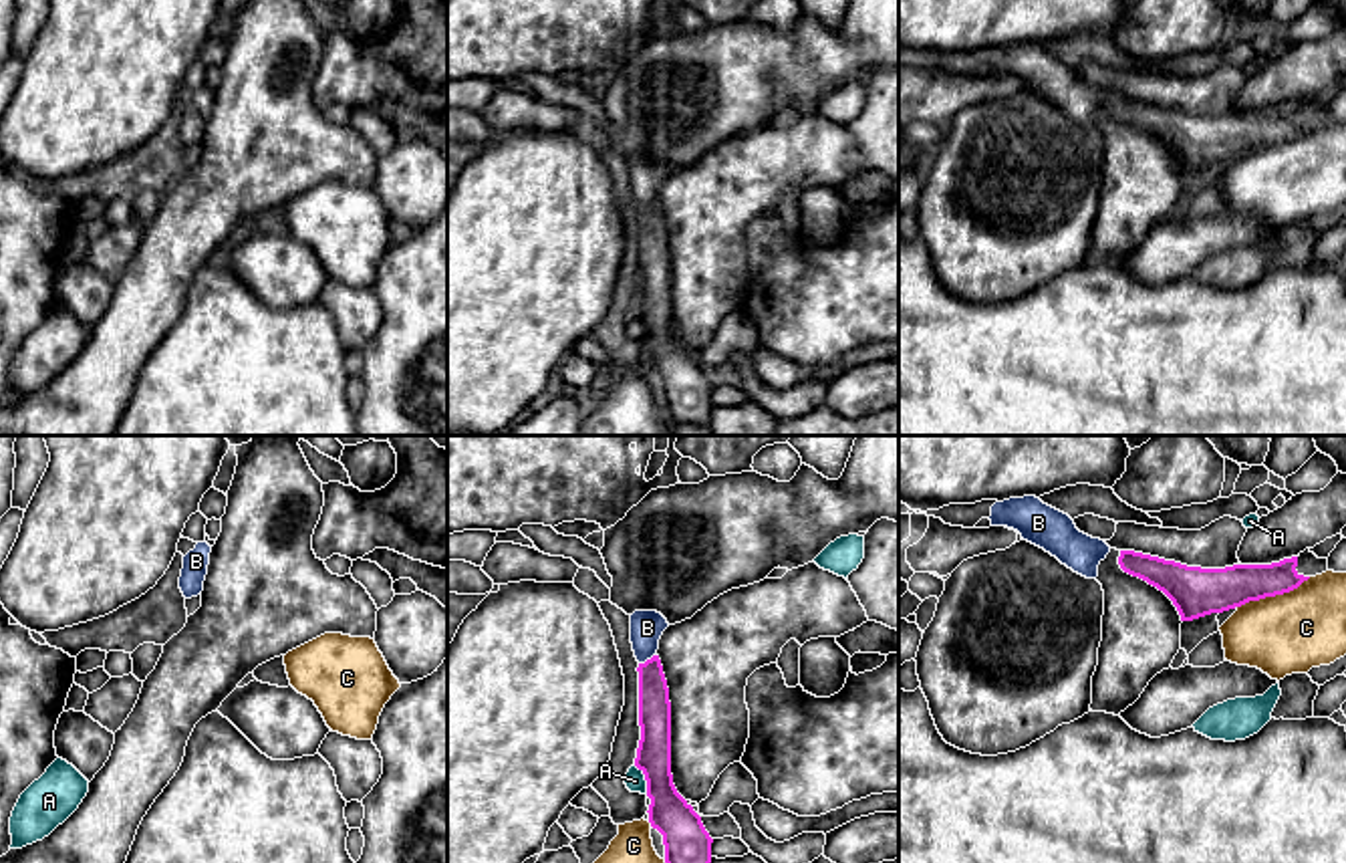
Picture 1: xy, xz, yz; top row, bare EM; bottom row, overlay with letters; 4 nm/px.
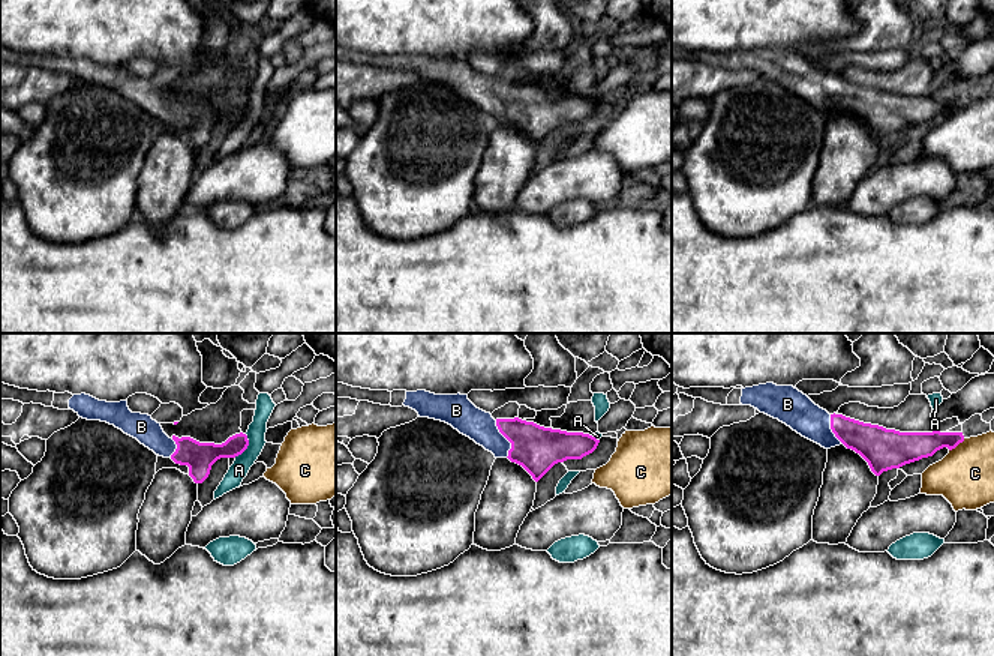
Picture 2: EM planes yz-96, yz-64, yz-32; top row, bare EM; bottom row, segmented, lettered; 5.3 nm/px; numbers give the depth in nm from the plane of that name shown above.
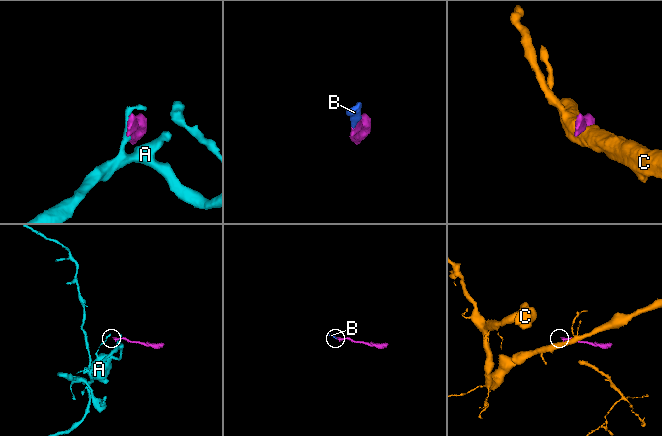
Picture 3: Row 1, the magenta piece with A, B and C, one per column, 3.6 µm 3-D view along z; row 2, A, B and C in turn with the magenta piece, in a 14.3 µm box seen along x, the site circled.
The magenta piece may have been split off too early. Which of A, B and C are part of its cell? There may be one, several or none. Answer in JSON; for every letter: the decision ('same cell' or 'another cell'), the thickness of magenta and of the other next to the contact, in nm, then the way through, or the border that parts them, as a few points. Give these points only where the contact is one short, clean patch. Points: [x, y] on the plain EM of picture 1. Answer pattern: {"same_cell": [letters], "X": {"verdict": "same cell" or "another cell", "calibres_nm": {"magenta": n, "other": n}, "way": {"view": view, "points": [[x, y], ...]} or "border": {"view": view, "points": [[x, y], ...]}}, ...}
{"same_cell": ["B"], "A": {"verdict": "another cell", "calibres_nm": {"magenta": 170, "other": 80}, "border": {"view": "xz", "points": [[633, 313], [643, 323], [647, 341]]}}, "B": {"verdict": "same cell", "calibres_nm": {"magenta": 130, "other": 130}, "way": {"view": "xz", "points": [[653, 242], [647, 208], [647, 176]]}}, "C": {"verdict": "another cell", "calibres_nm": {"magenta": 180, "other": 320}}}

